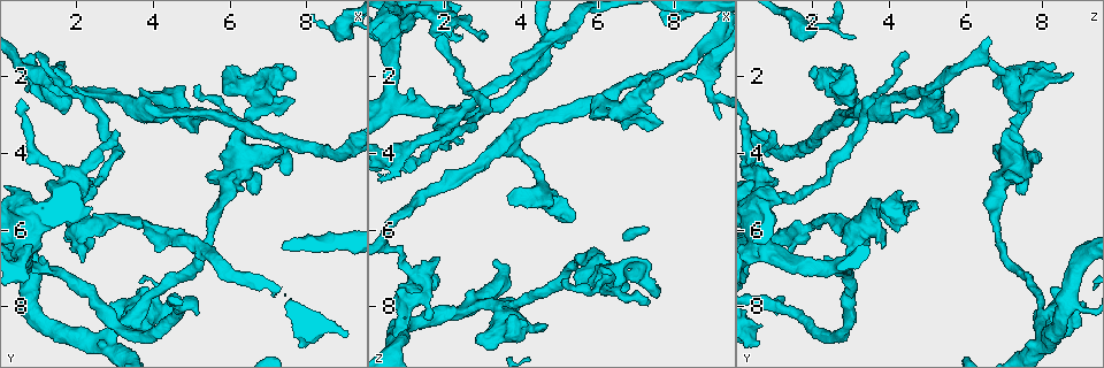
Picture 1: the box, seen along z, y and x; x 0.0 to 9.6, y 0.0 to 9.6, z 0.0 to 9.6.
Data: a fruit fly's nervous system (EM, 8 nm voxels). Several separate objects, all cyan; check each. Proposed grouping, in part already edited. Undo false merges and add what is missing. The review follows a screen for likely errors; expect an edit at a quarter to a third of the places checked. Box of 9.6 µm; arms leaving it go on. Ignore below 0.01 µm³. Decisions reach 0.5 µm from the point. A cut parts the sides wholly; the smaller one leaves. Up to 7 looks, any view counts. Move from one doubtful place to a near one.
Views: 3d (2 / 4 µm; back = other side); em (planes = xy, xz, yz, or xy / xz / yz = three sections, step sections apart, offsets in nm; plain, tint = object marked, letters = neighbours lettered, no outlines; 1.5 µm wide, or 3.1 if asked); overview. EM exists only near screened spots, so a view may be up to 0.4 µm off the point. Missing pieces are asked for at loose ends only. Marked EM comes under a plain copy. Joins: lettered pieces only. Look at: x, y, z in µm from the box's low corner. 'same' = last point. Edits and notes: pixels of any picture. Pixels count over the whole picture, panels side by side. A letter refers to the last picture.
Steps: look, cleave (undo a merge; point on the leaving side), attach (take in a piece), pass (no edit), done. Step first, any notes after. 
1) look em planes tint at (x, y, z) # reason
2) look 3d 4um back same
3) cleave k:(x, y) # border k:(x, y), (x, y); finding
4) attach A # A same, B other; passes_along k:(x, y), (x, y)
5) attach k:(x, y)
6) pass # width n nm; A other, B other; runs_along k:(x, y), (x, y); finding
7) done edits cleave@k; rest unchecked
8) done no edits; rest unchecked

look em planes letters at (6.85, 2.55, 2.85) # abrupt turn

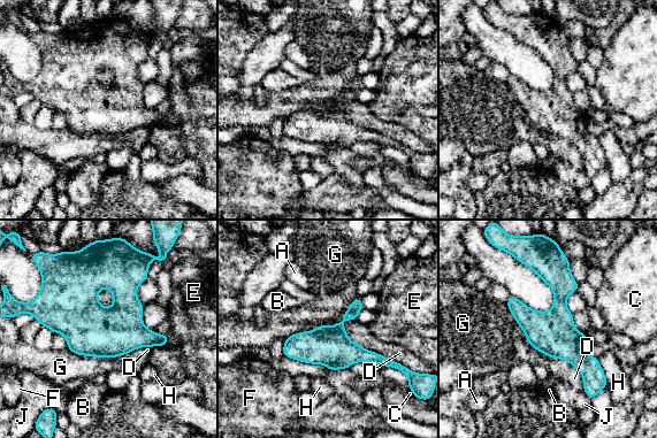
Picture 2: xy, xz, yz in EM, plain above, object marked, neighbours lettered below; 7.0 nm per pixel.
pass # width 320 nm; A other, B other, C other, D other, E other, F other, G other, H other, J other; runs_along 2:(543, 261), (586, 387); continuous, no second neuron

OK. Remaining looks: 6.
look em xy step 4 letters at (8.85, 0.80, 1.90) # abrupt turn

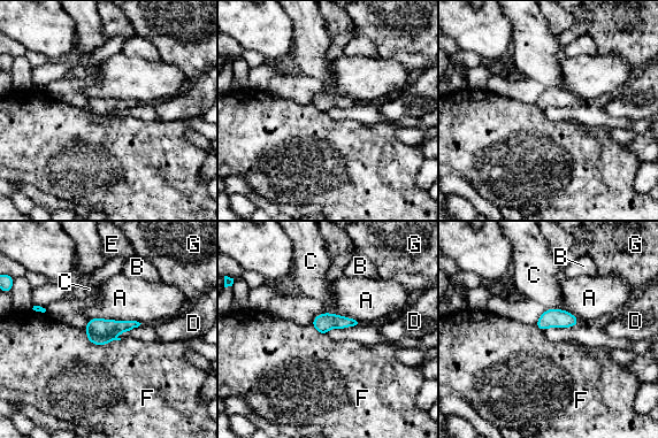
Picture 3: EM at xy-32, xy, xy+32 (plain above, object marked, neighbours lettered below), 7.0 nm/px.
look em planes letters same # cut it another way

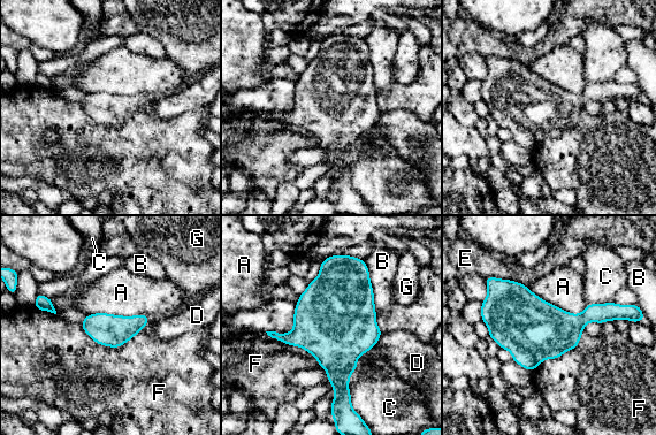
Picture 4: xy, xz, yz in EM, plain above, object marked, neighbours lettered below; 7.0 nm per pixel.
pass # A other, B other, C other, D other, E other, F other, G other; border 4:(79, 323), (109, 346), (140, 333); continuous, no second neuron

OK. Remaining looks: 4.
look 3d 2um at (5.15, 8.20, 1.10)

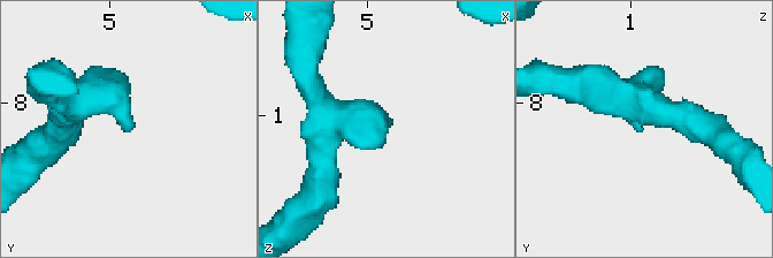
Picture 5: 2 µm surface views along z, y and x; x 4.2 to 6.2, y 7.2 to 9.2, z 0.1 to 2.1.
look em xz step 4 tint at (5.16, 8.20, 1.10) # shape alone is not enough

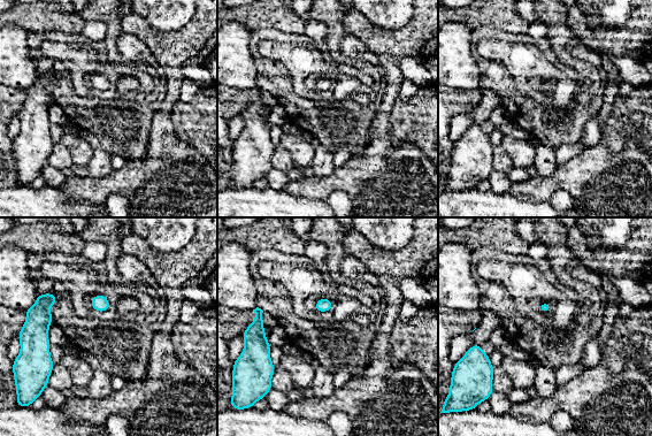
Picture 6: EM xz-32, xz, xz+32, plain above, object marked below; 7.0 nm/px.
look em planes letters same # cut it another way

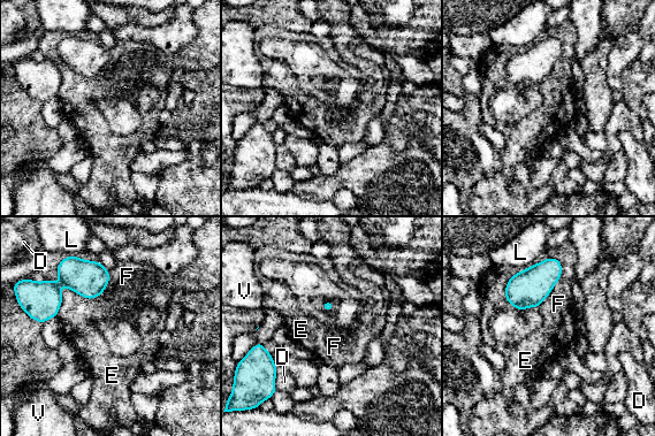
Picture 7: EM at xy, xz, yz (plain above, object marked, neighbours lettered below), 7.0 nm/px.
pass # D other, E other, F other, L other, V other; border 7:(109, 272), (56, 315); none of them fits

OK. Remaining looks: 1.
done no edits; rest unchecked

